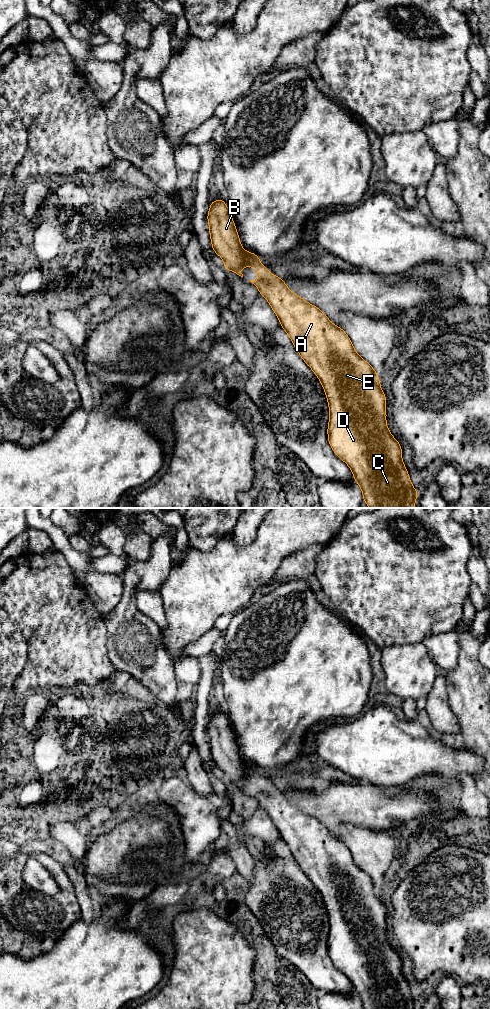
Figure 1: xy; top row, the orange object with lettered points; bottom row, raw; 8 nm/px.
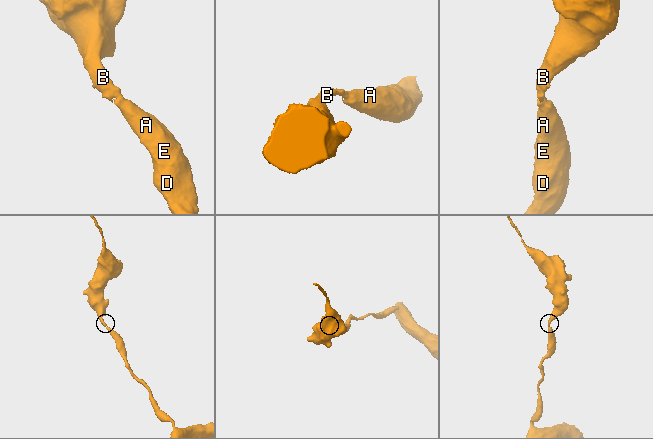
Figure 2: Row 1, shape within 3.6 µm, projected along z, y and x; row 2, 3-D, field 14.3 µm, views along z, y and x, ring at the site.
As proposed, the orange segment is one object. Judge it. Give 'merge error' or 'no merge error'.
no merge error

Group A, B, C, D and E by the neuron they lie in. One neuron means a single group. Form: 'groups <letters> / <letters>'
groups A B C D E

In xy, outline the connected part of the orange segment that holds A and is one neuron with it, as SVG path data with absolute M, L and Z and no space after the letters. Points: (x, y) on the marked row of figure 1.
M222 198L210 202L207 221L212 249L224 260L223 268L233 271L241 277L243 277L241 269L245 266L252 266L256 270L256 277L262 280L250 280L250 282L258 288L260 295L266 298L300 357L320 380L329 405L327 428L329 445L333 452L352 470L353 478L362 490L363 501L370 508L414 508L418 492L412 486L408 471L402 461L401 445L387 427L386 395L381 389L379 375L355 351L350 338L341 327L334 325L318 307L293 293L283 279L275 274L270 274L267 267L260 263L260 257L257 254L242 248L236 225Z

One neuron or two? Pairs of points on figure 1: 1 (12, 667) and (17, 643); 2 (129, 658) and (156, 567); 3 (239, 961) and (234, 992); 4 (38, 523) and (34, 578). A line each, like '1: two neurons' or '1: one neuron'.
1: one neuron
2: one neuron
3: one neuron
4: two neurons

